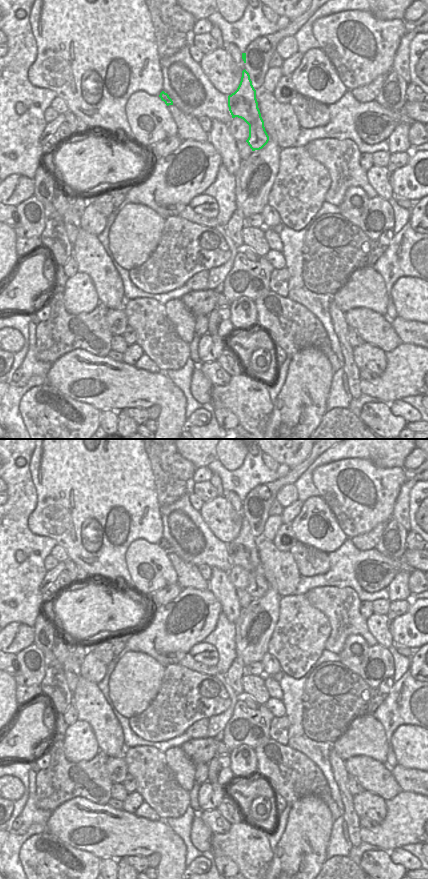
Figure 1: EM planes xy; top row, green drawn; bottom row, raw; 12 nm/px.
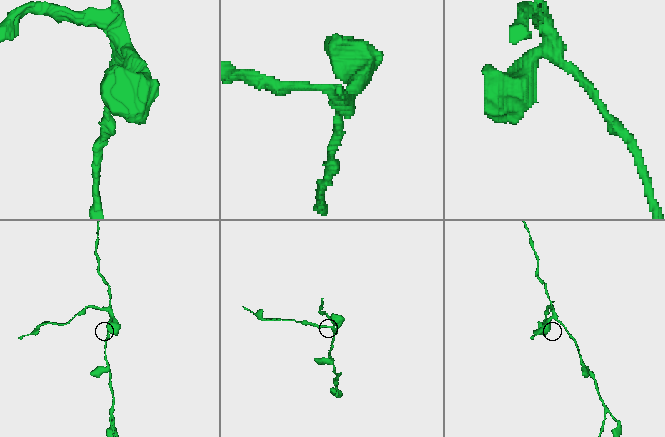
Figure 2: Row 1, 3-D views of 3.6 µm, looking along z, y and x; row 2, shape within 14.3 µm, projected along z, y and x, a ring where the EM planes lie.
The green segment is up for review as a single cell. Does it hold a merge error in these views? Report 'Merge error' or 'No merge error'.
Merge error

